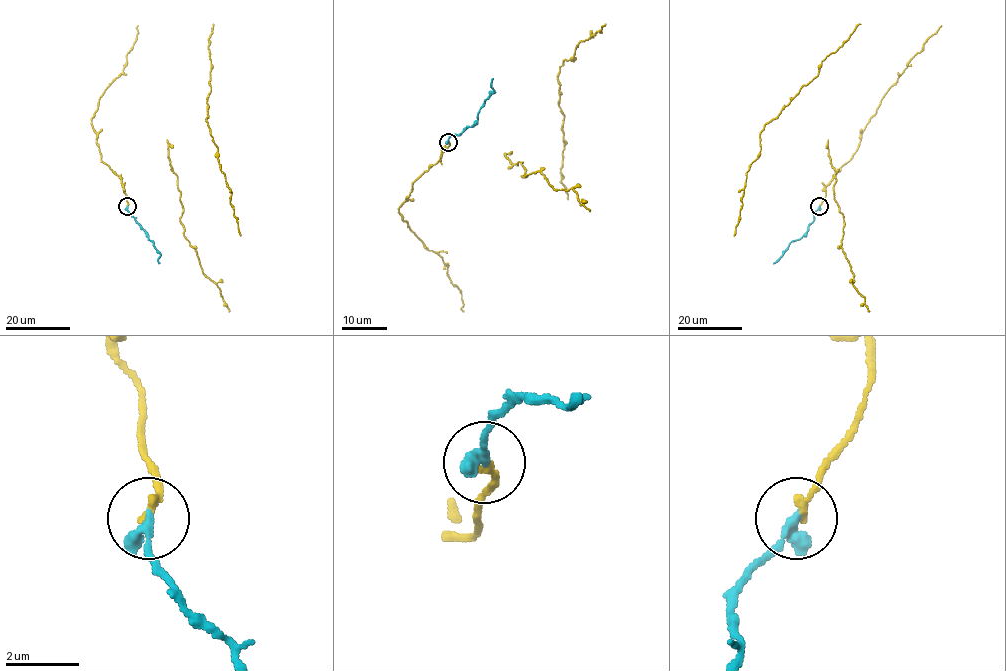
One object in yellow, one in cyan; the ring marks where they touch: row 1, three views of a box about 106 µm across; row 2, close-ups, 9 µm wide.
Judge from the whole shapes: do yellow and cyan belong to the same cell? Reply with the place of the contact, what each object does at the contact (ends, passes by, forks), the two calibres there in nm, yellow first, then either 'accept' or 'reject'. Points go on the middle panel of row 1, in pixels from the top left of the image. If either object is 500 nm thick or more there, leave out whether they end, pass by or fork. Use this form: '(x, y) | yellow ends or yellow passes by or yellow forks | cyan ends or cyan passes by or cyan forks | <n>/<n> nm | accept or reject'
(448, 142) | yellow ends | cyan ends | 200/400 nm | accept

